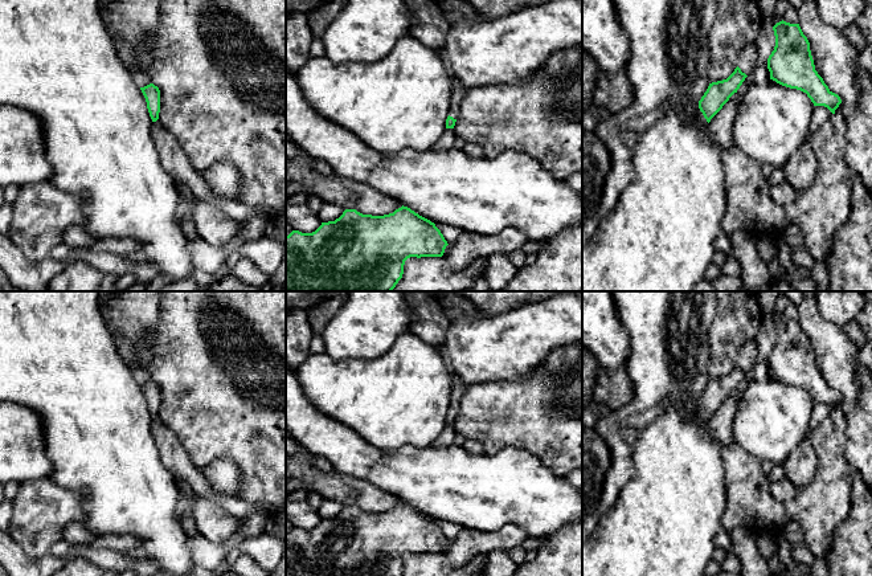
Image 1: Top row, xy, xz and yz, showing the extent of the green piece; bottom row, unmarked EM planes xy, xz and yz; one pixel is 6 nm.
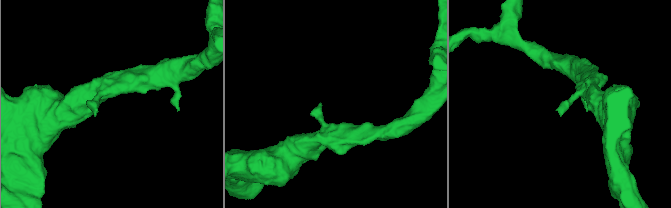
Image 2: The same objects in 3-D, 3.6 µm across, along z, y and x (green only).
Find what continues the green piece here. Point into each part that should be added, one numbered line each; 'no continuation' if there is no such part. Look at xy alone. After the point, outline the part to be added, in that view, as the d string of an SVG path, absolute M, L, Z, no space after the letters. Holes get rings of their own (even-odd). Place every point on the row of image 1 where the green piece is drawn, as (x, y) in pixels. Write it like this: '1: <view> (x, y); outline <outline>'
no continuation

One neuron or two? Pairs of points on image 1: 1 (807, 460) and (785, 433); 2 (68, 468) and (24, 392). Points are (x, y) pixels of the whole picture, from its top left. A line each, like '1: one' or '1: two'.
1: two
2: one

